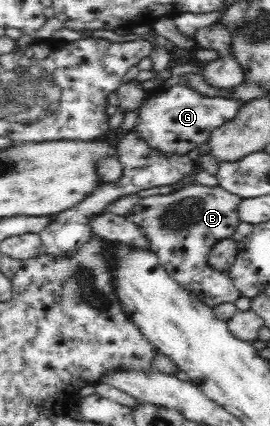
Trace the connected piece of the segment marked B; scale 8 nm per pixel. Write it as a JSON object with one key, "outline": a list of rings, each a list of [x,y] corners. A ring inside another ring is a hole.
{"outline":[[[190,184],[169,194],[142,198],[124,217],[142,227],[162,268],[184,290],[214,309],[224,303],[235,303],[241,292],[235,287],[227,271],[214,270],[208,264],[212,247],[222,239],[231,238],[241,223],[237,208],[241,198],[220,186]]]}

